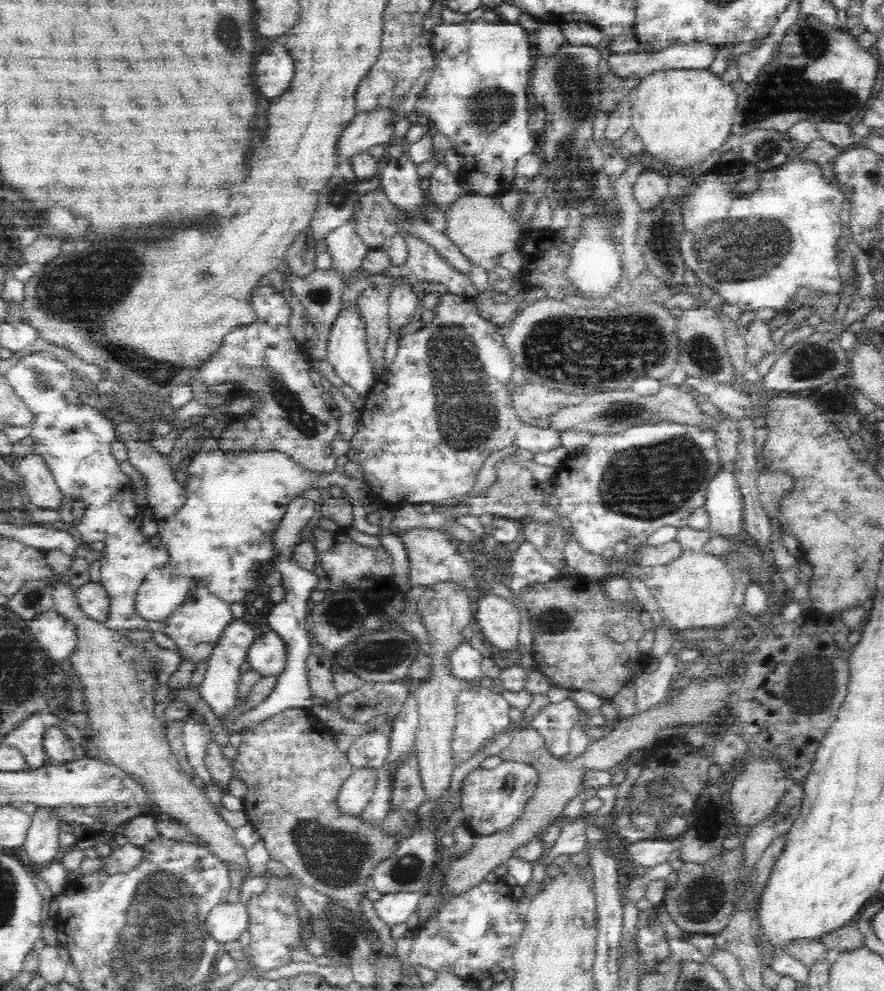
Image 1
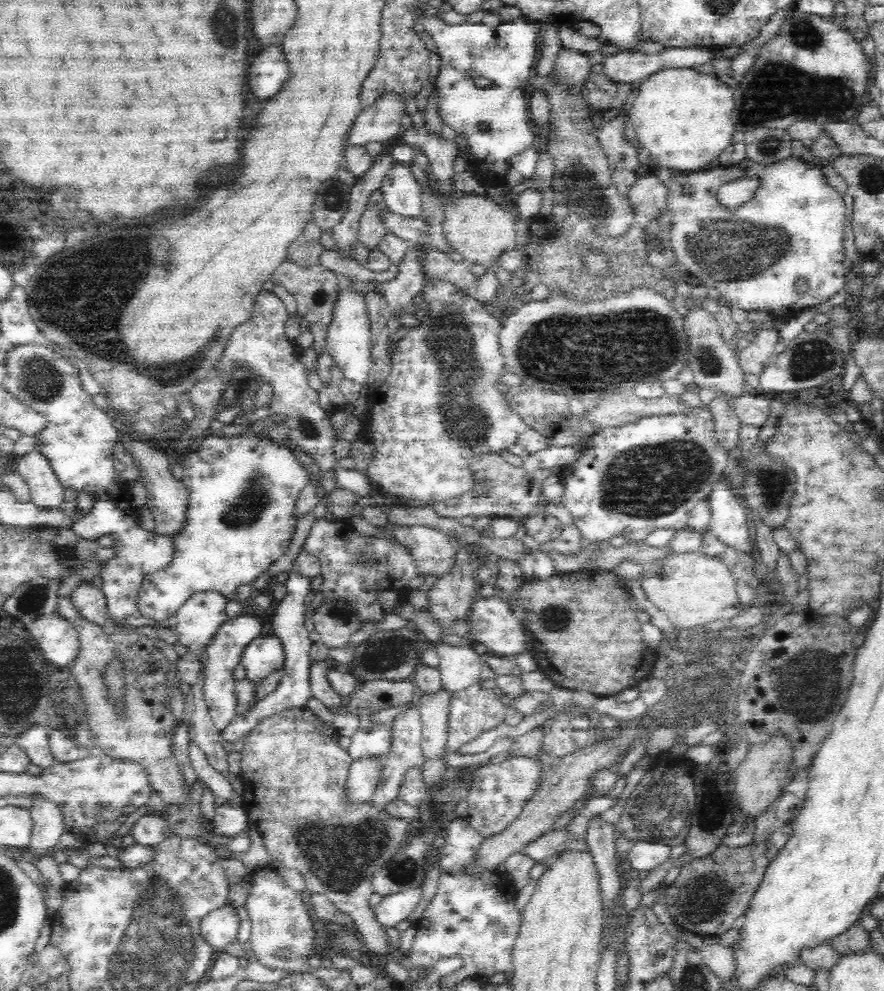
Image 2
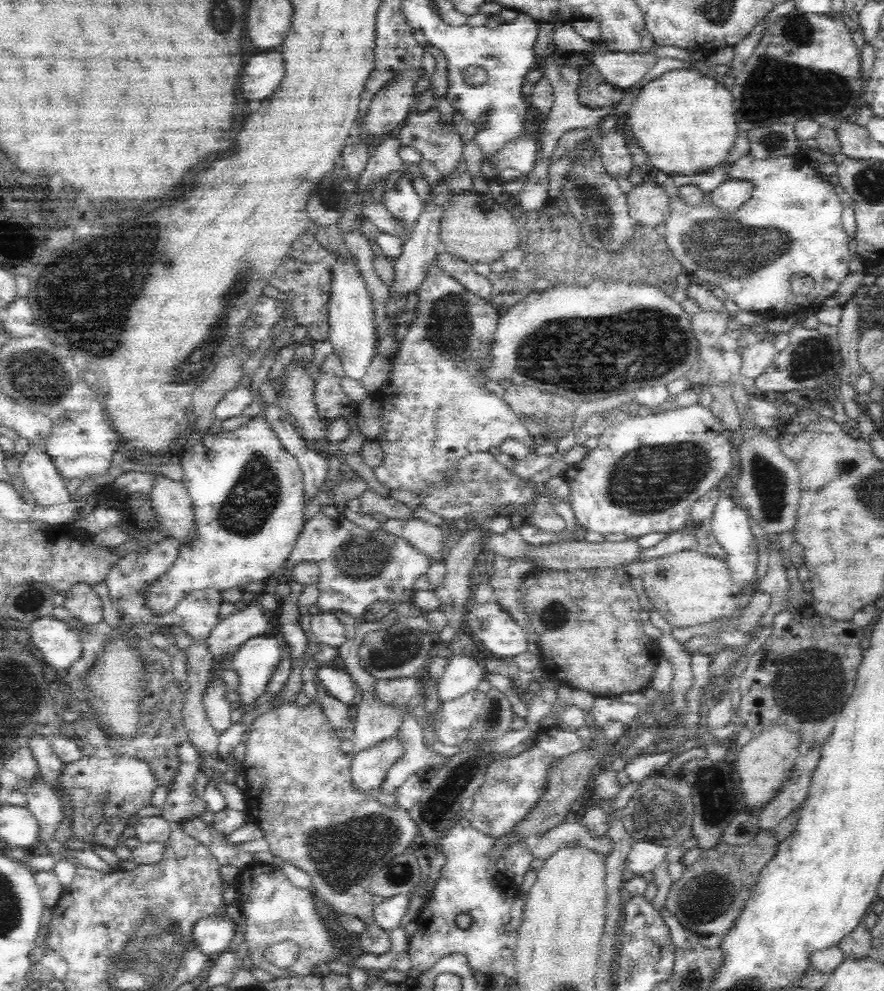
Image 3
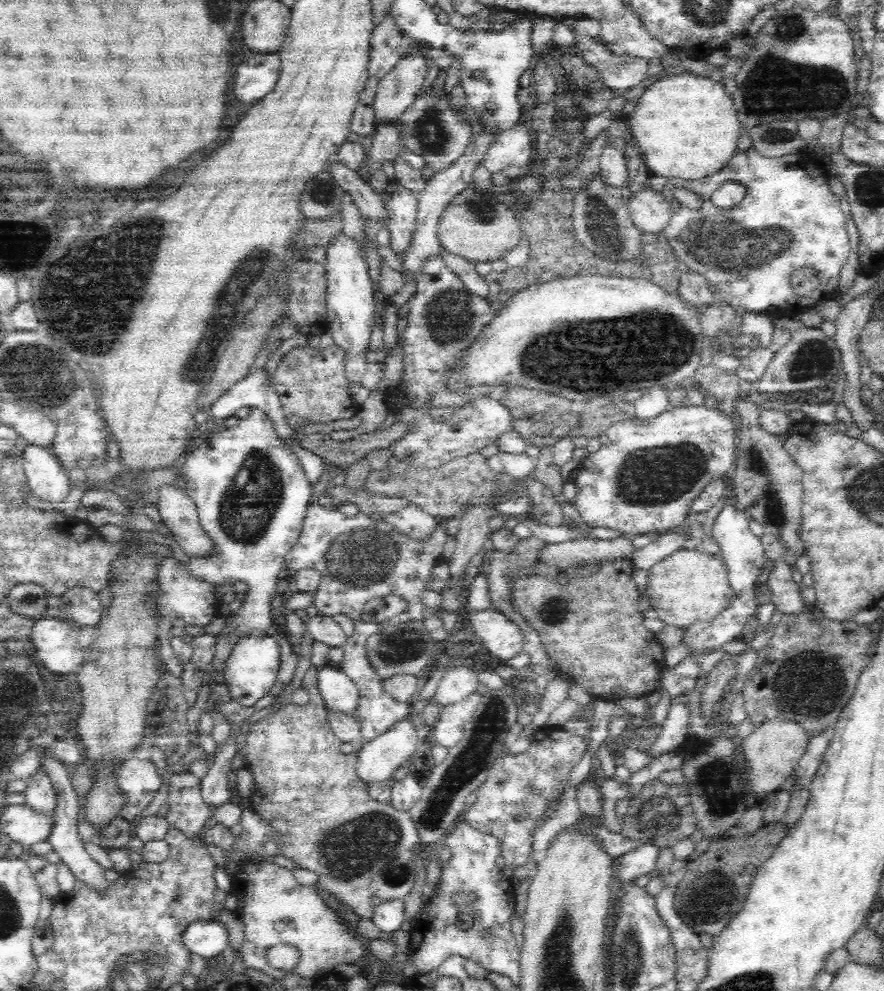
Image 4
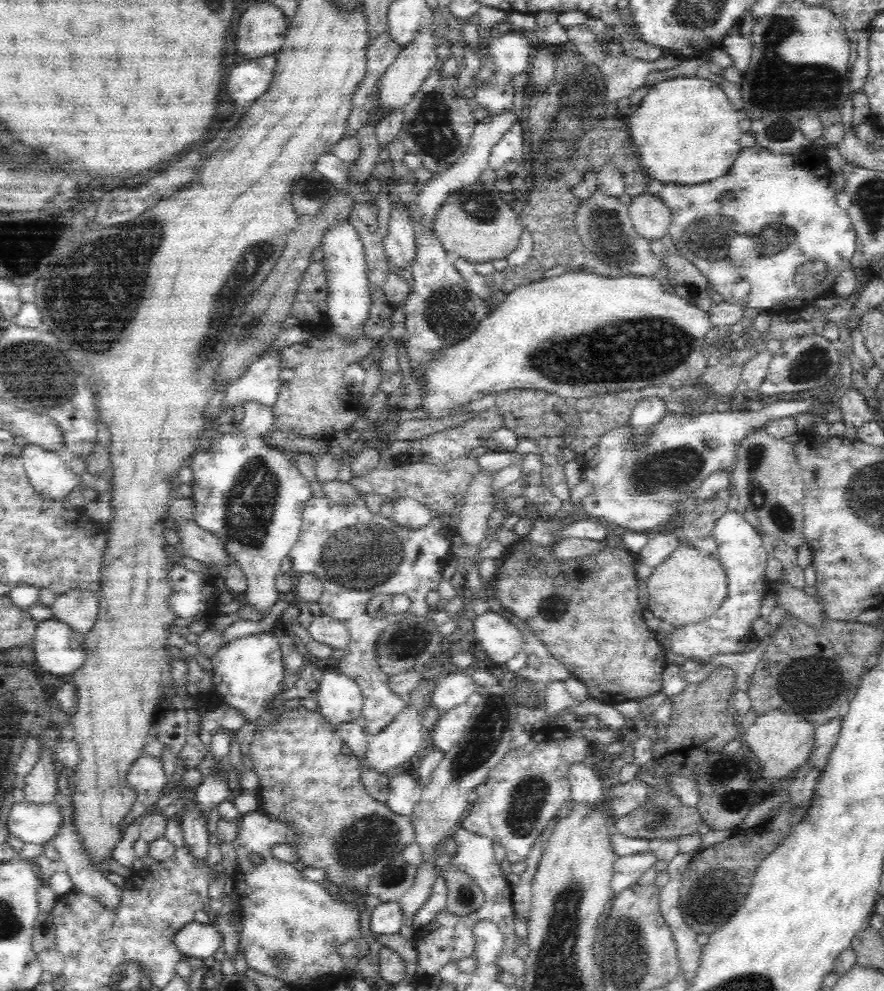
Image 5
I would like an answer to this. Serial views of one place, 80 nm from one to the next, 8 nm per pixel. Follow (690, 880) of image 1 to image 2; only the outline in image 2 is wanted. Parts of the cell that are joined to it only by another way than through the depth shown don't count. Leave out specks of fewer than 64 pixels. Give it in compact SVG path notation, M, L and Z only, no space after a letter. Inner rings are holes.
M767 844L755 848L752 845L738 848L720 846L714 854L692 860L679 868L678 879L670 881L669 887L664 891L666 895L666 906L670 916L677 922L678 926L698 936L722 936L728 928L735 924L738 917L749 909L752 897L762 884L765 871L769 866L767 862Z

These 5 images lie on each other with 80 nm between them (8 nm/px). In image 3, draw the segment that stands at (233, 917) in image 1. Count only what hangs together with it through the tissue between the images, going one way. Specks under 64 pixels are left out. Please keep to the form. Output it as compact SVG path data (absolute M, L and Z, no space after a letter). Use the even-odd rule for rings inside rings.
M218 913L199 920L194 927L194 939L200 949L213 959L229 949L236 935L236 923L227 914Z

